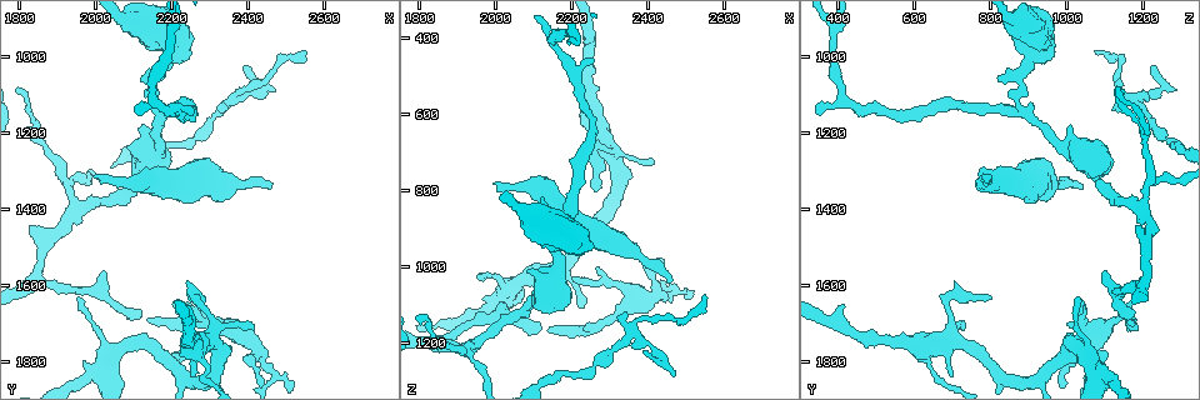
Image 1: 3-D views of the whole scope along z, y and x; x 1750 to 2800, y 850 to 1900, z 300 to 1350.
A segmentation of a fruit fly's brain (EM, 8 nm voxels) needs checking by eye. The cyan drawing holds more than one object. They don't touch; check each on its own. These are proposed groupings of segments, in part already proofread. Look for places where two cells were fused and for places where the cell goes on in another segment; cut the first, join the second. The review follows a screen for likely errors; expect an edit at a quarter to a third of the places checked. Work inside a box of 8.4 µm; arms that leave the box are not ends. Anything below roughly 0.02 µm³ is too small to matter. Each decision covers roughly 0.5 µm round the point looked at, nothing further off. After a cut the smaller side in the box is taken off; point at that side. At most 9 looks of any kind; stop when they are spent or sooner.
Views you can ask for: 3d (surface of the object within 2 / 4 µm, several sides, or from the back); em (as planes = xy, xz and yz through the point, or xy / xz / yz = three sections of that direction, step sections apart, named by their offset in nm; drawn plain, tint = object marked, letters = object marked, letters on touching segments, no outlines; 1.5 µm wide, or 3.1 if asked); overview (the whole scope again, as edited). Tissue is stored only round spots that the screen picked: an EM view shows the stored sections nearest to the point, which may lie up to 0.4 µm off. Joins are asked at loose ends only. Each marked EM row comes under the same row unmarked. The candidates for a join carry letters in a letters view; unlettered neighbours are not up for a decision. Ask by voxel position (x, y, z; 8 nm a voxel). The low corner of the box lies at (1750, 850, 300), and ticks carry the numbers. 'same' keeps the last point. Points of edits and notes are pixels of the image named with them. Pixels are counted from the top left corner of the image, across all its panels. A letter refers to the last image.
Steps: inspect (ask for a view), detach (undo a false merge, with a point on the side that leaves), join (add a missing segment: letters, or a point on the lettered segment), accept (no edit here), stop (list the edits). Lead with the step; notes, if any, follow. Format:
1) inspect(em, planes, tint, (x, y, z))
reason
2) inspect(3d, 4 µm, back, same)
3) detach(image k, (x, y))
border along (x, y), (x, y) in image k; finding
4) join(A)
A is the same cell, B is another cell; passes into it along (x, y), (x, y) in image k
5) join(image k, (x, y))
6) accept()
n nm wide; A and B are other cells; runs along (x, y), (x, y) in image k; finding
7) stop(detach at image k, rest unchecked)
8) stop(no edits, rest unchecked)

inspect(3d, 4 µm, (2265, 1635, 800))
an open end

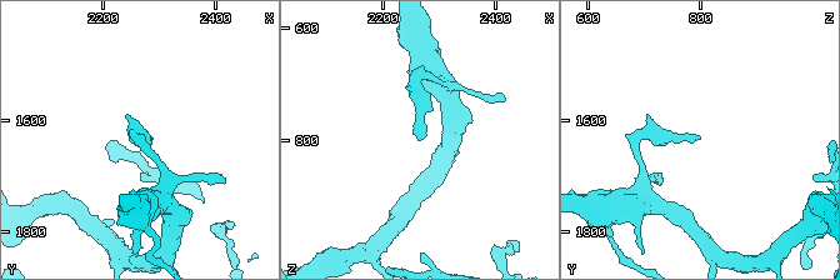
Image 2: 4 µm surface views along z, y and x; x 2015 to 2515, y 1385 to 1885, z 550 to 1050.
inspect(em, xy, step 4, letters, (2260, 1630, 800))

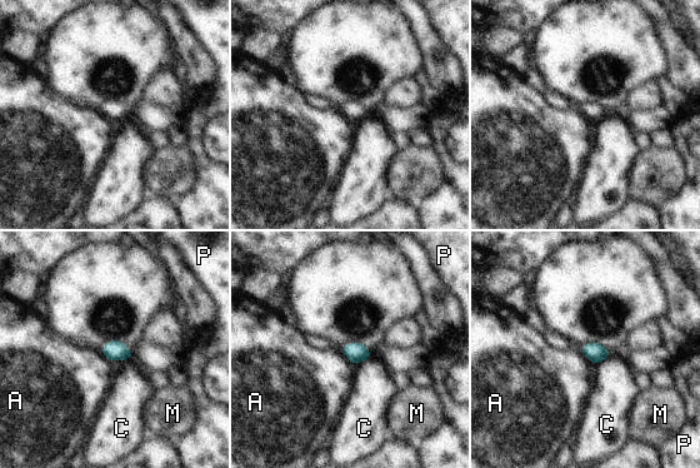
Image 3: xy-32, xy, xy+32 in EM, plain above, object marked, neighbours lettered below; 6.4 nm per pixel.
accept()
A, C, M and P are other cells; border along (611, 353), (595, 366) in image 3; no lettered segment goes on from it

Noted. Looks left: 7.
inspect(3d, 4 µm, (2460, 1345, 1040))
free end

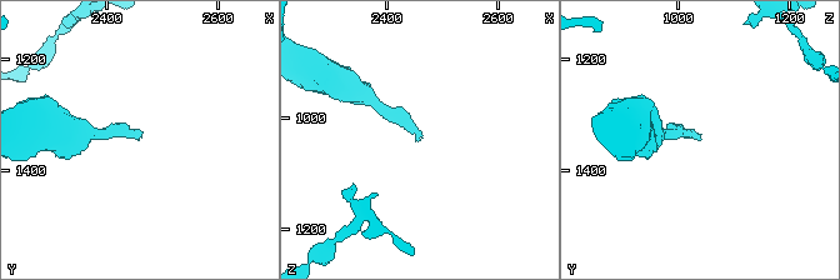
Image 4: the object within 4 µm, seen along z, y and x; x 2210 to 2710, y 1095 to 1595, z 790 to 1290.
inspect(em, planes, tint, (2455, 1350, 1040))
shape alone is not enough

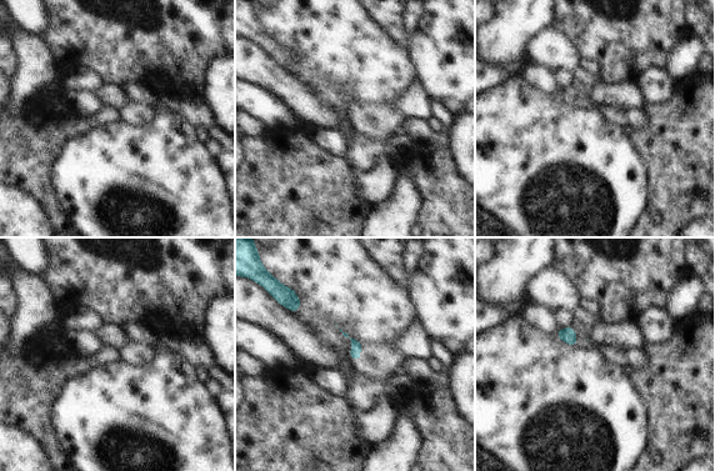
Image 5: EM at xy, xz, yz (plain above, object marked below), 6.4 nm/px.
inspect(em, planes, letters, same)

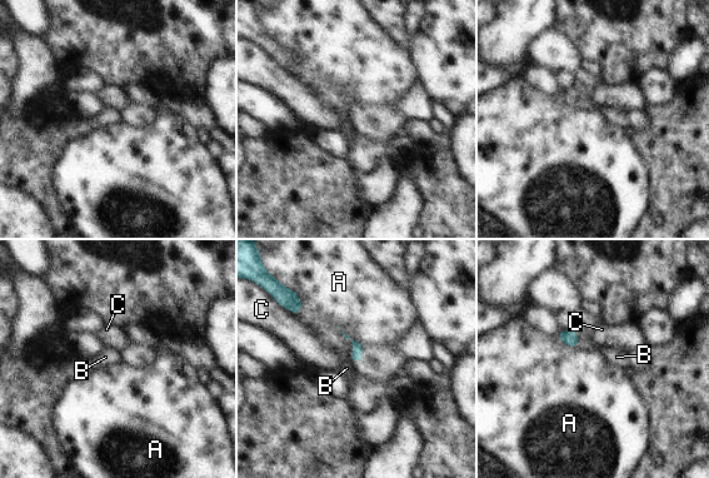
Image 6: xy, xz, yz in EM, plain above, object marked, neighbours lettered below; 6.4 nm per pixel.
accept()
A touches over 150 nm; A, B and C are other cells; border along (557, 337), (577, 348) in image 6; none of them fits

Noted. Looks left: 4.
inspect(3d, 2 µm, (2170, 1140, 880))

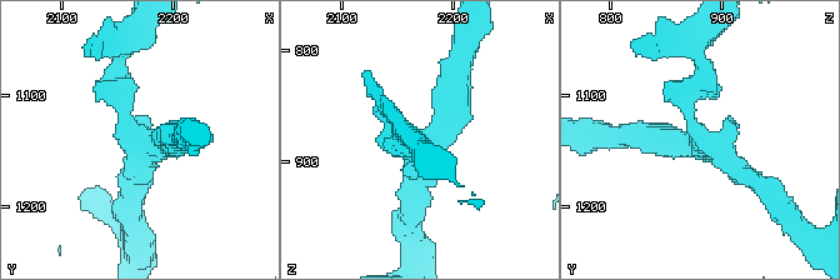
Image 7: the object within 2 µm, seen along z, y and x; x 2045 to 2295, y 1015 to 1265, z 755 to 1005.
inspect(em, xy, step 8, tint, (2172, 1140, 884))

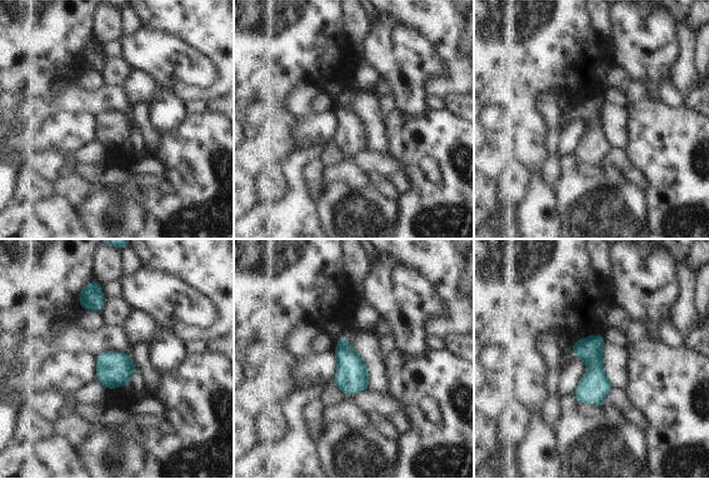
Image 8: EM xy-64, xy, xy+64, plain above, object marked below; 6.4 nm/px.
inspect(em, planes, letters, same)
cut it another way

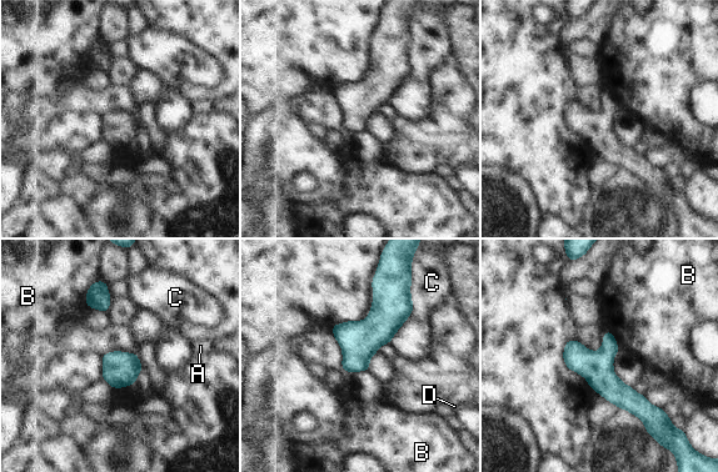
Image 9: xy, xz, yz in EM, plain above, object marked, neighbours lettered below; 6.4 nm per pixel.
accept()
200 nm wide; A, B, C and D are other cells; runs along (387, 269), (387, 316), (350, 368) in image 9; one cell here

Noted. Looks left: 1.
stop(no edits, rest unchecked)

